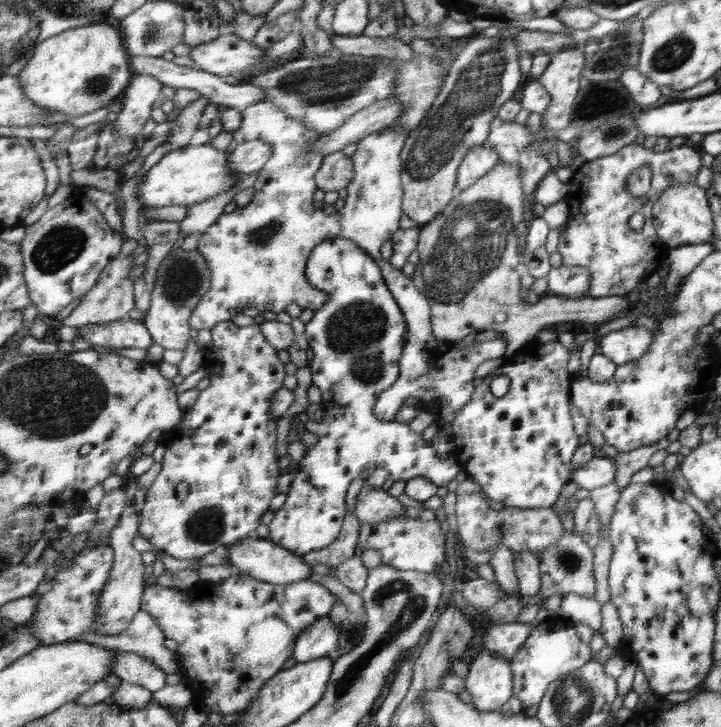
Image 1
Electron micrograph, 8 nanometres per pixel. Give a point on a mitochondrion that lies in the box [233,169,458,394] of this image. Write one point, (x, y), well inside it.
(354, 332)

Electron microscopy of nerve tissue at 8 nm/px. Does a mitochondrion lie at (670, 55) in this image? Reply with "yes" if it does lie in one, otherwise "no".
yes

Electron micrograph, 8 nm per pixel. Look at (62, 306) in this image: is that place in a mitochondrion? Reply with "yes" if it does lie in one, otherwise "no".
no

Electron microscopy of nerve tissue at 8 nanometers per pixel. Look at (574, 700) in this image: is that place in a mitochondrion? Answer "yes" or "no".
yes

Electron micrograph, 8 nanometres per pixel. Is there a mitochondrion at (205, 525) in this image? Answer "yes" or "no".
yes

